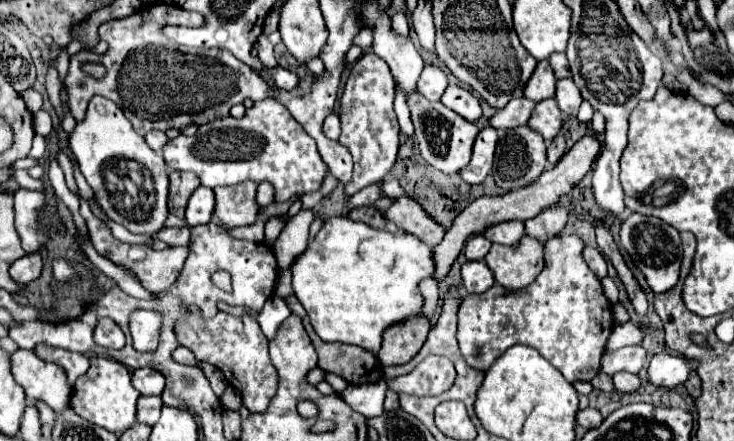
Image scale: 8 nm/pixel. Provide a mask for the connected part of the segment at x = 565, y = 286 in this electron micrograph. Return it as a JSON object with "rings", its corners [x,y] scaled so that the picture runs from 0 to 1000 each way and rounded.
{"rings":[[[760,533],[741,556],[744,605],[733,624],[733,633],[714,651],[714,660],[687,660],[681,646],[665,655],[665,664],[654,669],[632,669],[627,705],[624,705],[624,778],[635,823],[646,837],[662,841],[676,810],[681,810],[692,787],[714,778],[736,796],[741,814],[747,814],[771,864],[807,864],[807,855],[817,841],[817,810],[826,791],[828,760],[834,755],[834,692],[823,673],[815,628],[804,615],[804,605],[793,587],[796,551],[787,533]]]}

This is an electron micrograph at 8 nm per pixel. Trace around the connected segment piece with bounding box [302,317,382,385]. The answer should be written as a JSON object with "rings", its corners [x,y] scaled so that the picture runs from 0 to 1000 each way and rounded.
{"rings":[[[420,719],[411,723],[414,746],[431,787],[433,800],[433,832],[441,841],[452,841],[463,855],[469,855],[480,873],[493,868],[510,868],[520,859],[520,828],[512,814],[510,800],[485,787],[485,782],[469,782],[469,778],[441,778],[425,746]]]}

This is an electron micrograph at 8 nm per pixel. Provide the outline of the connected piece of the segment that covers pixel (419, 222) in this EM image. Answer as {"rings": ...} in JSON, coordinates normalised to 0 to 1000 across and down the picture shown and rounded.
{"rings":[[[542,447],[534,469],[526,478],[526,497],[537,501],[553,528],[567,533],[575,546],[583,546],[589,560],[597,556],[608,519],[580,478],[564,447]]]}

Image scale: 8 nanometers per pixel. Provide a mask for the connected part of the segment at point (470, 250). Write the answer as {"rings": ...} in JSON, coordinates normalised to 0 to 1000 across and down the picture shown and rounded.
{"rings":[[[646,533],[635,546],[632,578],[638,592],[657,592],[665,578],[668,560],[670,560],[670,551],[665,542],[659,542],[659,533]]]}

